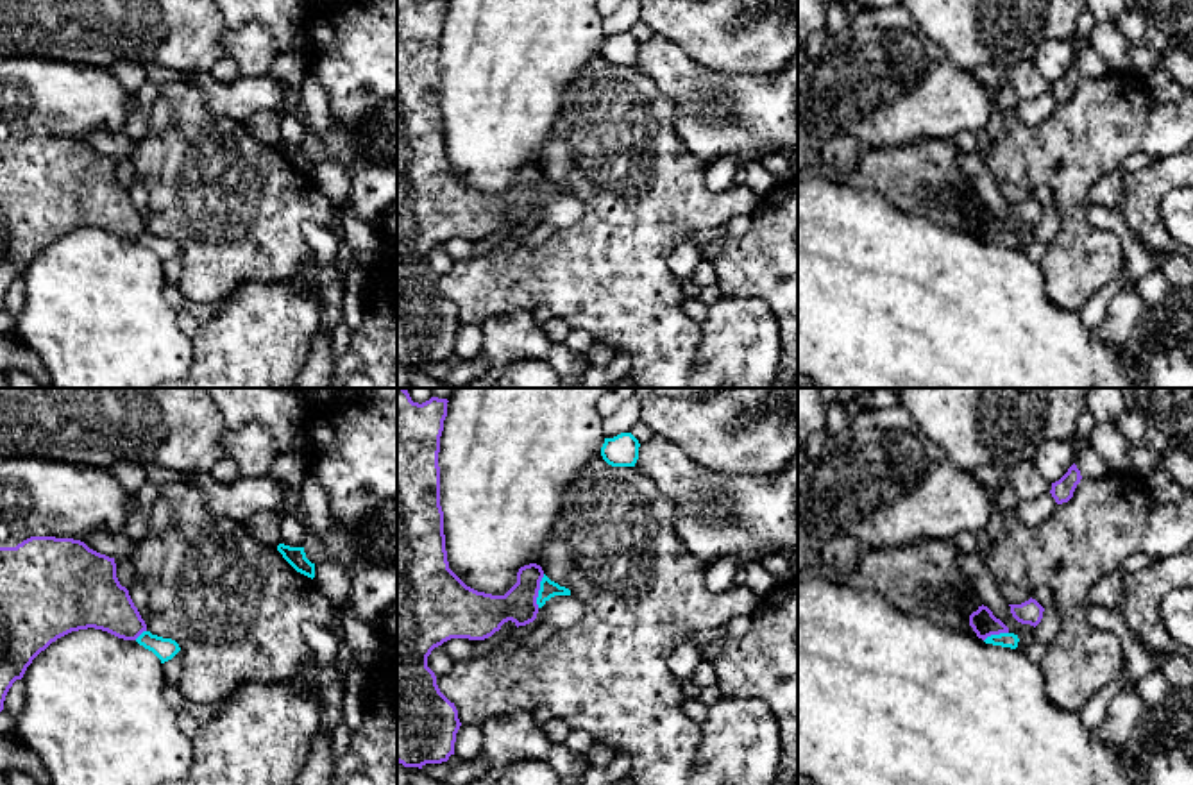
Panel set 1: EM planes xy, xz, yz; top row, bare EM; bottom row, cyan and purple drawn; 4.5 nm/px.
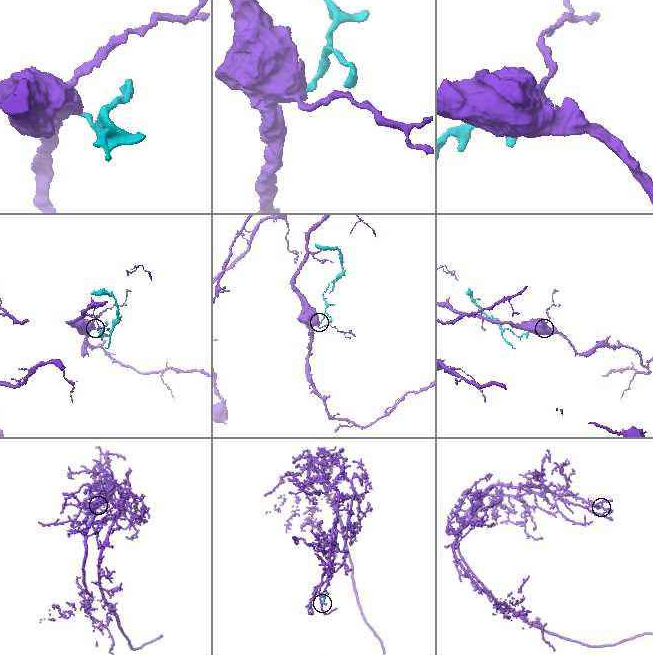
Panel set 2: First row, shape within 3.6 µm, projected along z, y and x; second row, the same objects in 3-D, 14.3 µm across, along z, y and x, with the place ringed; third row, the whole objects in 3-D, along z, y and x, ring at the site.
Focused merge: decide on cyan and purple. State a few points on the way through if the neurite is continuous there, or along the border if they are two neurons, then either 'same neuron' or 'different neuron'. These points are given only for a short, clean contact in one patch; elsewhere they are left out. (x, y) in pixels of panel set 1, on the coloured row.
border along xz (544, 574), (539, 585), (537, 607); different neuron

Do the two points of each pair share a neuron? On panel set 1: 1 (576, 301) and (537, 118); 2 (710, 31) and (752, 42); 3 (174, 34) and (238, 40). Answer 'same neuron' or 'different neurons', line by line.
1: different neurons
2: same neuron
3: different neurons

